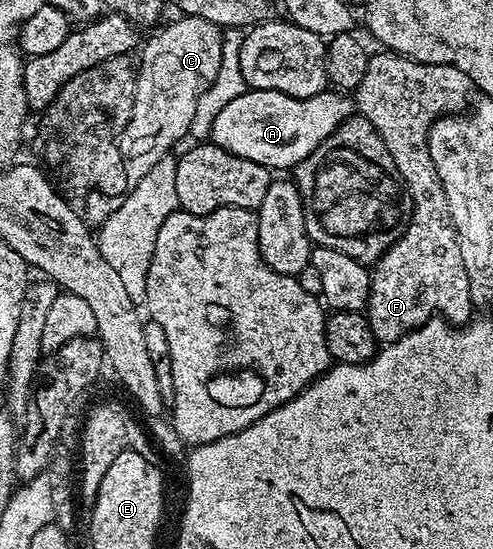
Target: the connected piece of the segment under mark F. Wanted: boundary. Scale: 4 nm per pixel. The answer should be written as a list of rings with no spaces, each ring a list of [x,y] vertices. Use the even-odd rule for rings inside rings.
[[[380,50],[377,56],[376,53],[369,55],[368,65],[366,66],[366,78],[362,78],[362,82],[355,90],[354,104],[358,109],[359,115],[364,116],[374,126],[374,130],[378,130],[382,142],[386,142],[386,150],[390,150],[390,158],[394,158],[394,166],[400,171],[400,176],[404,179],[404,184],[408,188],[408,193],[412,199],[412,220],[408,224],[408,231],[402,234],[400,241],[389,252],[385,252],[371,269],[372,289],[370,290],[366,315],[370,322],[370,330],[374,330],[374,338],[381,345],[396,343],[406,333],[427,324],[435,316],[443,318],[448,323],[457,326],[463,326],[473,319],[474,313],[472,313],[472,308],[474,309],[474,302],[470,298],[470,282],[466,278],[466,266],[462,262],[462,250],[460,249],[460,243],[458,242],[456,231],[450,218],[450,210],[446,202],[446,190],[442,190],[442,182],[438,178],[438,170],[434,170],[434,162],[430,158],[430,150],[428,149],[428,132],[431,130],[433,122],[440,119],[441,116],[455,116],[465,111],[470,104],[468,95],[471,92],[474,92],[472,80],[466,74],[462,74],[462,70],[458,70],[454,66],[446,66],[445,64],[423,64],[417,60],[411,60],[405,56],[399,56],[396,52],[387,50]]]

